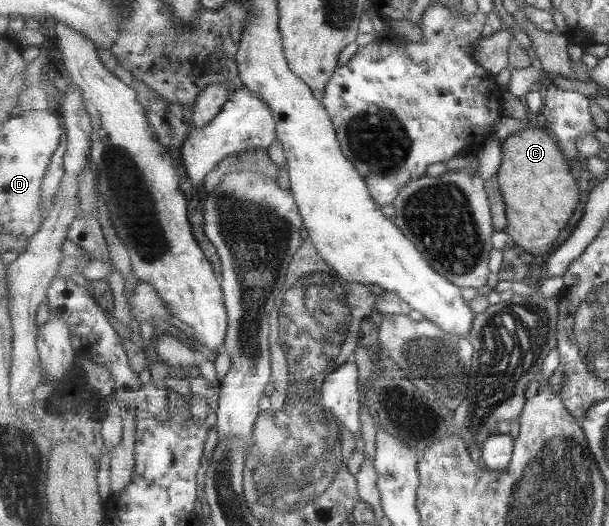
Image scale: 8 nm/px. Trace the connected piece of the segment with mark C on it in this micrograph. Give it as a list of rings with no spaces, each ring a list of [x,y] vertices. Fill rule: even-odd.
[[[526,127],[523,130],[512,132],[502,143],[503,160],[496,175],[499,188],[507,205],[508,227],[505,229],[507,235],[523,247],[529,254],[542,255],[548,253],[552,243],[558,239],[562,229],[568,225],[570,217],[574,215],[574,209],[580,203],[580,187],[570,173],[570,163],[560,147],[556,145],[546,129],[540,127]]]

